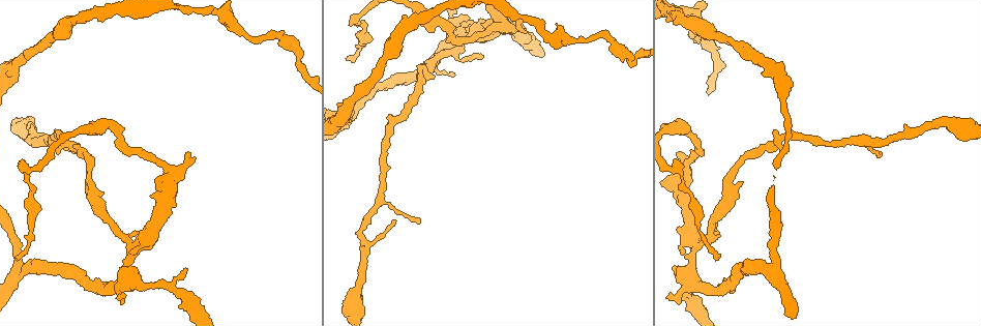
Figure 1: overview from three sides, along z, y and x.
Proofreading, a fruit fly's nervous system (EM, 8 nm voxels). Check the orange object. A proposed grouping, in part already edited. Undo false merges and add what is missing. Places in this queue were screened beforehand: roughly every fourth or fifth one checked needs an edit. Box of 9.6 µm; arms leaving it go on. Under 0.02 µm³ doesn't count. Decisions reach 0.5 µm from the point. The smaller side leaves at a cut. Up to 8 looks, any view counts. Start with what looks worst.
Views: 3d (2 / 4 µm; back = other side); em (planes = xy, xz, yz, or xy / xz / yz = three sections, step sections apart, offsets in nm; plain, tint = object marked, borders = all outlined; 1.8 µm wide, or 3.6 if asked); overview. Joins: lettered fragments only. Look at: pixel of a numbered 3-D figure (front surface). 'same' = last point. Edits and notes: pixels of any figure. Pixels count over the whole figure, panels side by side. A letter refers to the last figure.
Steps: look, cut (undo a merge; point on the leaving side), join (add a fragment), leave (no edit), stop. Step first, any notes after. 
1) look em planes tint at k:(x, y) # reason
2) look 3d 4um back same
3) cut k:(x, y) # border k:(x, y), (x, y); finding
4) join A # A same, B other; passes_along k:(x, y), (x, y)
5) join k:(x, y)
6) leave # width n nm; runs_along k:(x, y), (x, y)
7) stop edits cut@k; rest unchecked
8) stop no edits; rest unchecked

look 3d 4um at 1:(691, 250) # two arms in line, one across

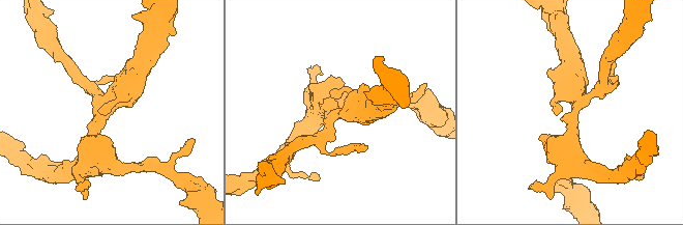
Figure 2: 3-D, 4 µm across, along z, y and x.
look em planes borders at 2:(339, 110) # arms 3; arm_widths 200, 440, 500 nm; shape alone is not enough

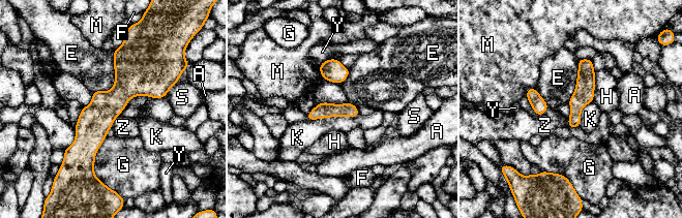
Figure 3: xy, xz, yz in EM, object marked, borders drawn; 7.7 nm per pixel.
leave # A other, E other, F other, G other, H other, K other, M other, S other, Y other, Z other; border 3:(359, 115), (306, 120); all the same neuron

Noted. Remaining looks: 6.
look em planes borders at 1:(684, 166) # tapers out

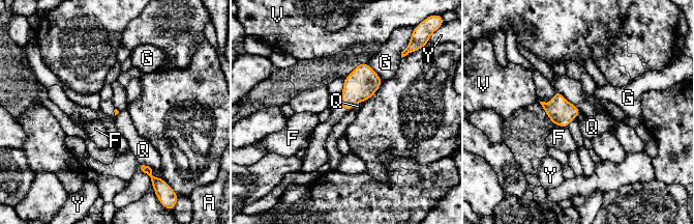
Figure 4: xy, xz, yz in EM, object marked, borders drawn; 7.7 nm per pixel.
leave # A other, F other, G other, Q other, V other, Y other; border 4:(139, 162), (142, 162), (151, 169); none of them fits

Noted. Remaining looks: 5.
look 3d 2um back at 1:(487, 32) # sudden change in width

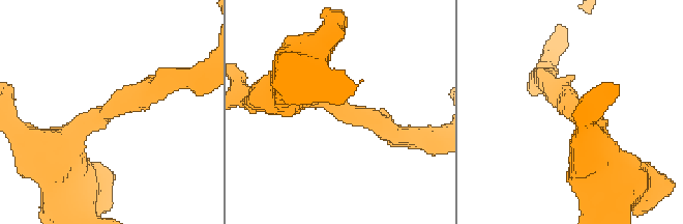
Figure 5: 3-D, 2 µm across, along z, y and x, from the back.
look em planes tint at 5:(573, 108) # arm_widths 200, 380 nm

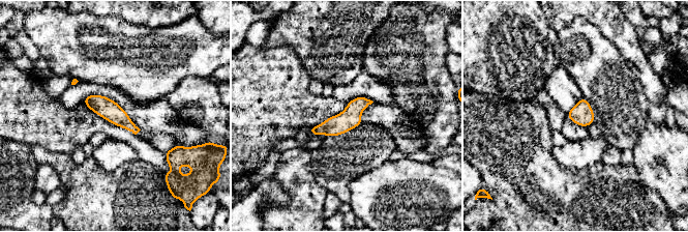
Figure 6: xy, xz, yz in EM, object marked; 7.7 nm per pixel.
look em planes borders same # see the neighbours

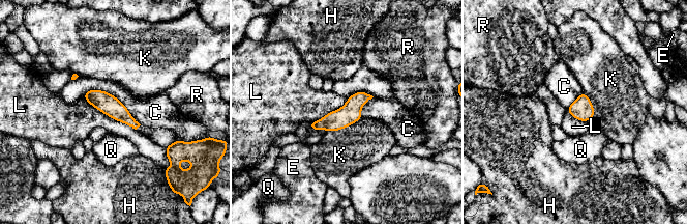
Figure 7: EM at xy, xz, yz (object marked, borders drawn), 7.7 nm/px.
leave # C other, E other, H other, K other, L other, Q other, R other; border 7:(82, 95), (105, 114), (135, 130); continuous, no second neuron

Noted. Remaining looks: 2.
stop no edits; rest unchecked

